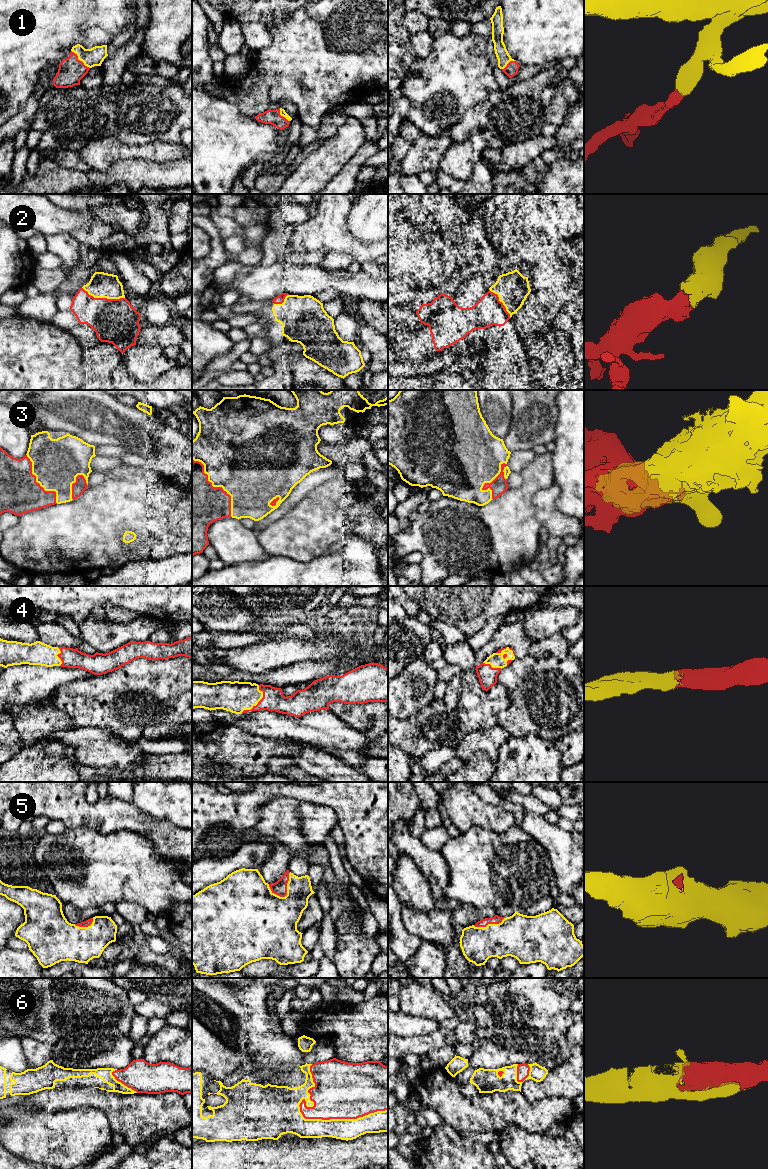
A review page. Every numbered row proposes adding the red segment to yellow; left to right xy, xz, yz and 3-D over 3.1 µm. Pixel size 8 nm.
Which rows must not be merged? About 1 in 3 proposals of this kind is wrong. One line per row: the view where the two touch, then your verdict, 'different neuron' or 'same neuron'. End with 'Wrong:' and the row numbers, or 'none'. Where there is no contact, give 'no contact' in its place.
1: meets yellow in xy; same neuron
2: meets yellow in xy; same neuron
3: meets yellow in xz; same neuron
4: meets yellow in xz; same neuron
5: meets yellow in xz; same neuron
6: meets yellow in xz; same neuron
Wrong: none

